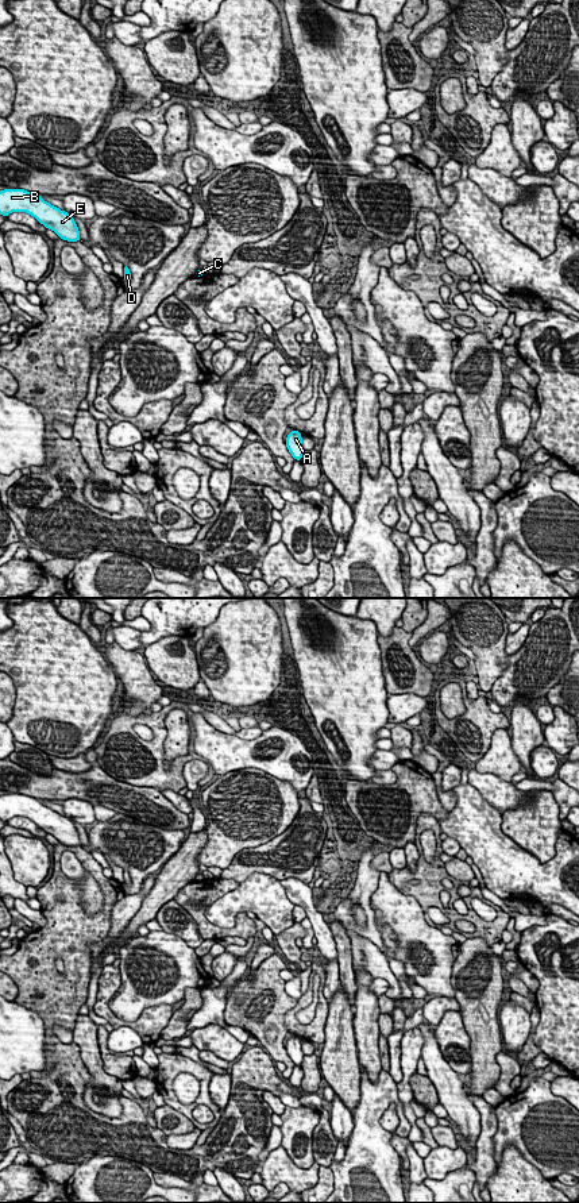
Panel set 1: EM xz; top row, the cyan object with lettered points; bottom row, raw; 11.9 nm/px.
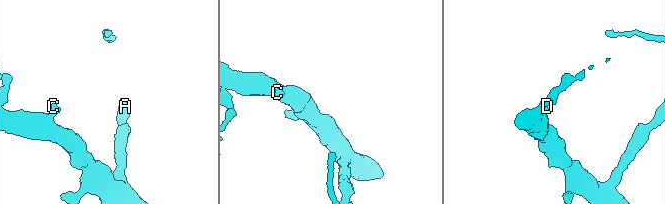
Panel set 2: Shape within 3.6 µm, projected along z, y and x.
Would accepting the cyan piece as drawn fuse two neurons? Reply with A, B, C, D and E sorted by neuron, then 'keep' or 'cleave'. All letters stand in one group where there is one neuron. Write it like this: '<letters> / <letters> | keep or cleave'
A B C D E | keep

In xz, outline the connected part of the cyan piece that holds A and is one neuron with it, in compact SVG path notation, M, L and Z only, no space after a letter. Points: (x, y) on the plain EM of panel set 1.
M292 1034L292 1037L287 1040L285 1048L286 1048L287 1056L292 1059L292 1061L300 1067L305 1057L305 1054L302 1052L301 1037Z

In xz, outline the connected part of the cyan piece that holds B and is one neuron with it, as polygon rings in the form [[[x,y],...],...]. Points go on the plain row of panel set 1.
[[[13,793],[0,795],[0,820],[7,822],[12,817],[27,817],[63,845],[81,845],[74,822],[36,798]]]

